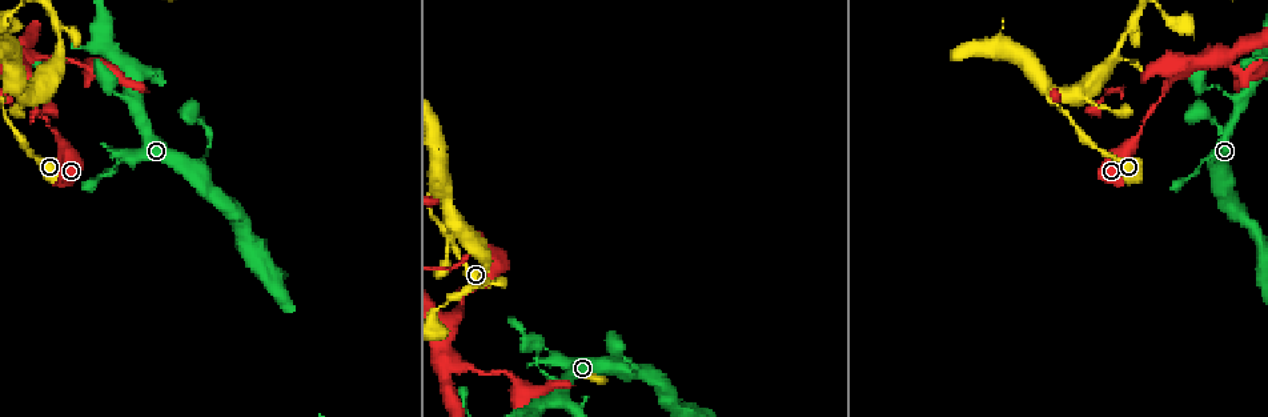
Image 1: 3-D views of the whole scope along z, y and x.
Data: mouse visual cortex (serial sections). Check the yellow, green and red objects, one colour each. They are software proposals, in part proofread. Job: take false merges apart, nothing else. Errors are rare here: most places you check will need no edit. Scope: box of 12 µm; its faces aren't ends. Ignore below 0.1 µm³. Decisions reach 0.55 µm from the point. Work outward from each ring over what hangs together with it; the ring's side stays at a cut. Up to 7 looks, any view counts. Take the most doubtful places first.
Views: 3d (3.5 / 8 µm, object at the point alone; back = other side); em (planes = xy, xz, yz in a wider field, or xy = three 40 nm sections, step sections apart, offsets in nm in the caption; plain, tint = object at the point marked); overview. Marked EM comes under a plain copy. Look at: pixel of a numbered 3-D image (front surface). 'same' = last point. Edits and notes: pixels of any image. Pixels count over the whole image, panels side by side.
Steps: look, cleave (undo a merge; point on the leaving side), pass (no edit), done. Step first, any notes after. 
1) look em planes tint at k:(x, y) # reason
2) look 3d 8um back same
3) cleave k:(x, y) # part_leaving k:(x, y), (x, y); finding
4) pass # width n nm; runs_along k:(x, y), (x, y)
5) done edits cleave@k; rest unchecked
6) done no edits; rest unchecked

look 3d 3.5um at 1:(627, 371) # thin arm on a thick one

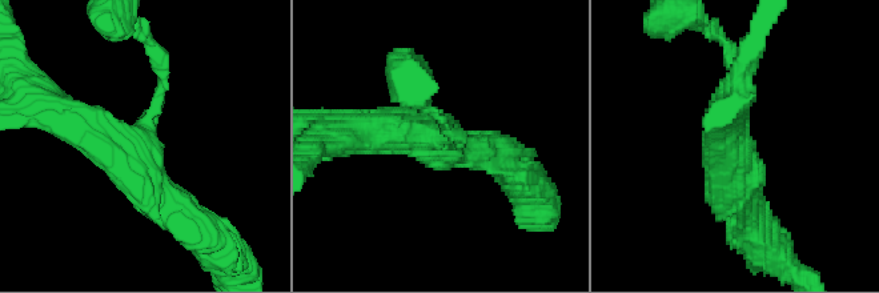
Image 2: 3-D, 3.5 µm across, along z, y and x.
pass # arms 3; runs_along 2:(47, 105), (92, 127), (187, 220); continuous, no second cell

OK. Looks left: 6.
look 3d 8um at 1:(19, 85) # abrupt turn

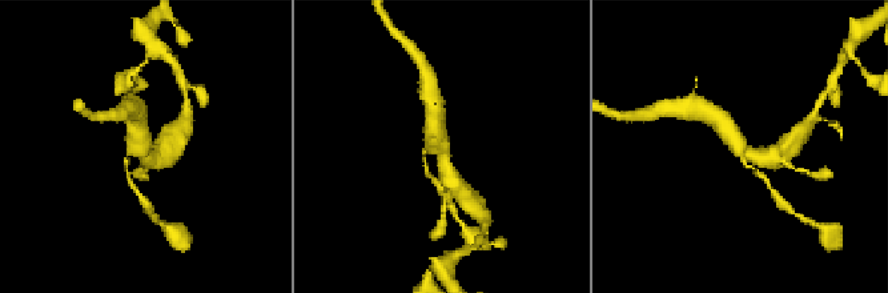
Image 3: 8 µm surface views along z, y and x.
look em xy step 3 tint at 3:(141, 149) # arms 3; arm_widths 150, 450, 600 nm; shape alone is not enough

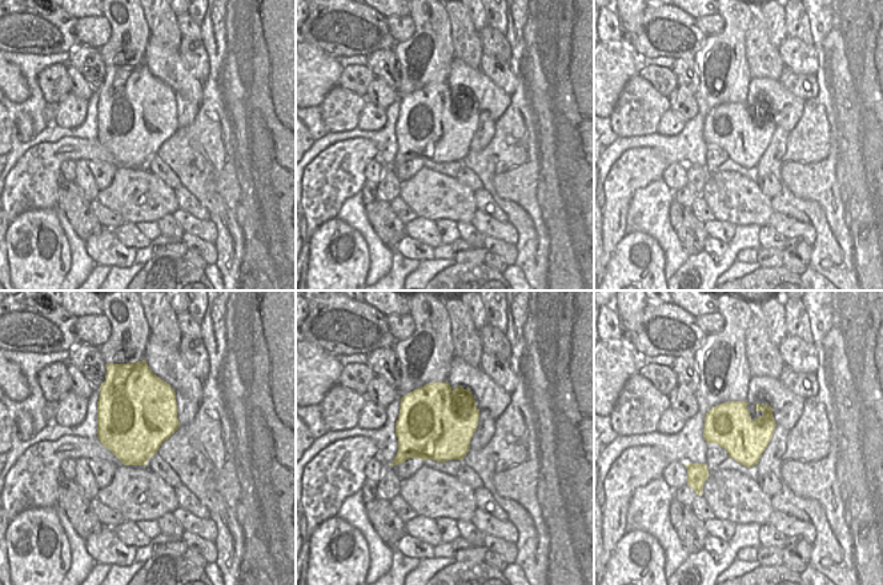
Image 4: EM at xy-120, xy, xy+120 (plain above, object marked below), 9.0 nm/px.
pass # all the same cell

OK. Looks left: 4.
look 3d 3.5um at 1:(536, 365) # sharp bend

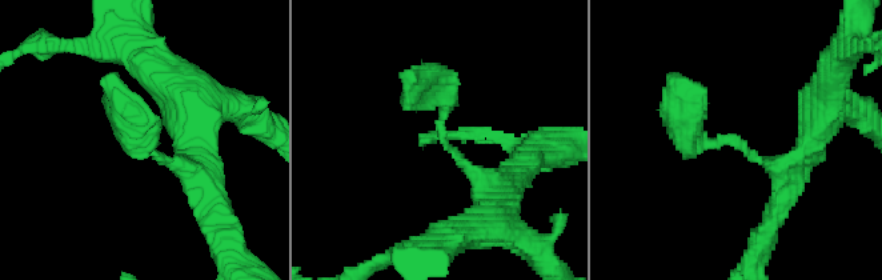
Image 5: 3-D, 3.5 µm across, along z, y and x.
look em xy step 1 tint at 5:(442, 145) # arm_widths 300, 350 nm

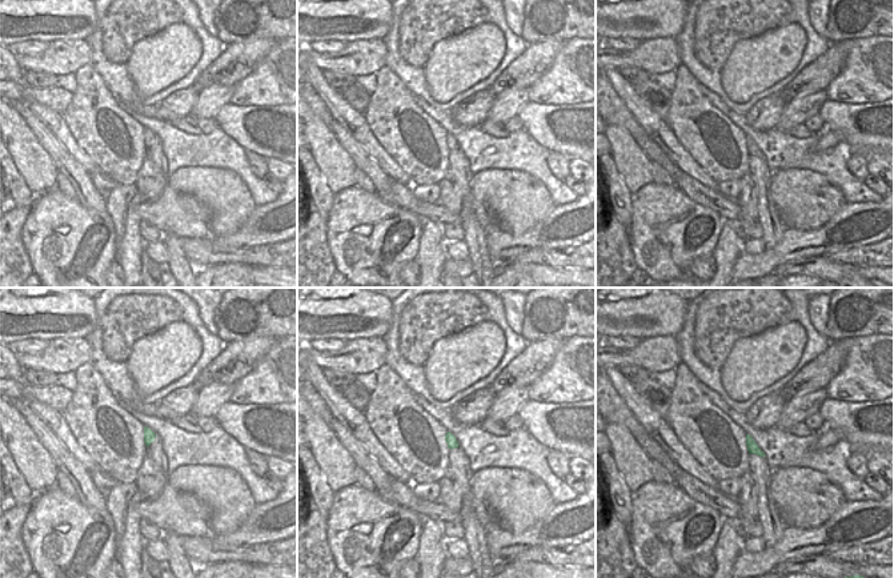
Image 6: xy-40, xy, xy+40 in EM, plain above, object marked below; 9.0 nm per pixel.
pass # runs_along 5:(504, 194), (442, 143), (442, 95), (421, 80); all the same cell

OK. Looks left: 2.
done no edits; rest unchecked

